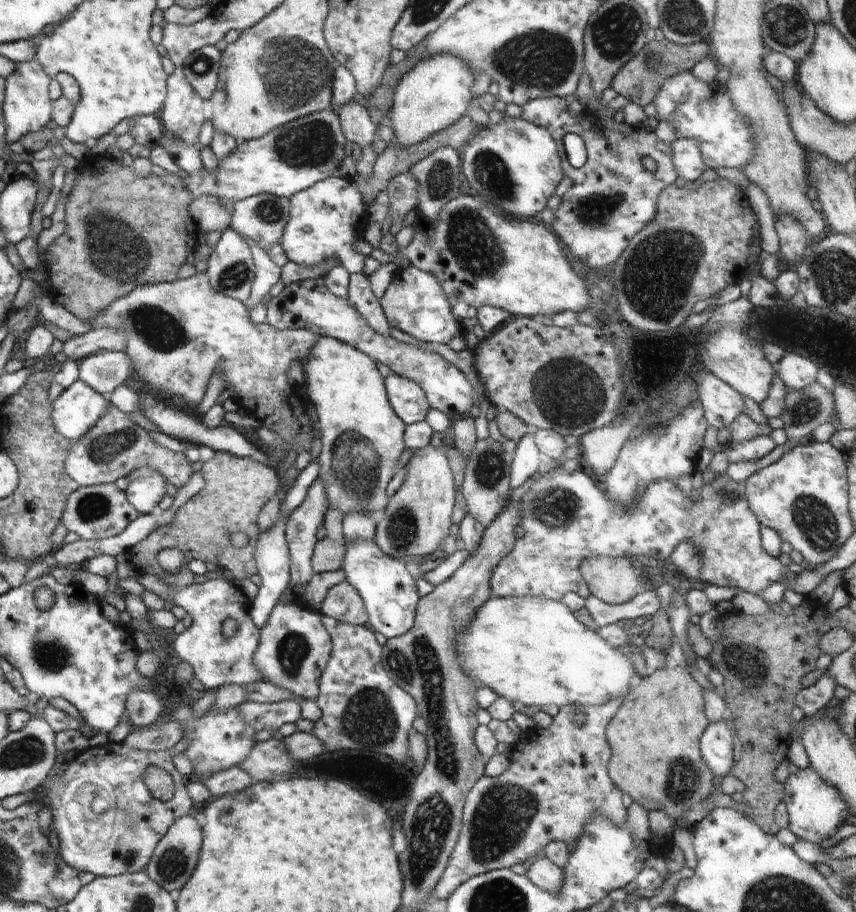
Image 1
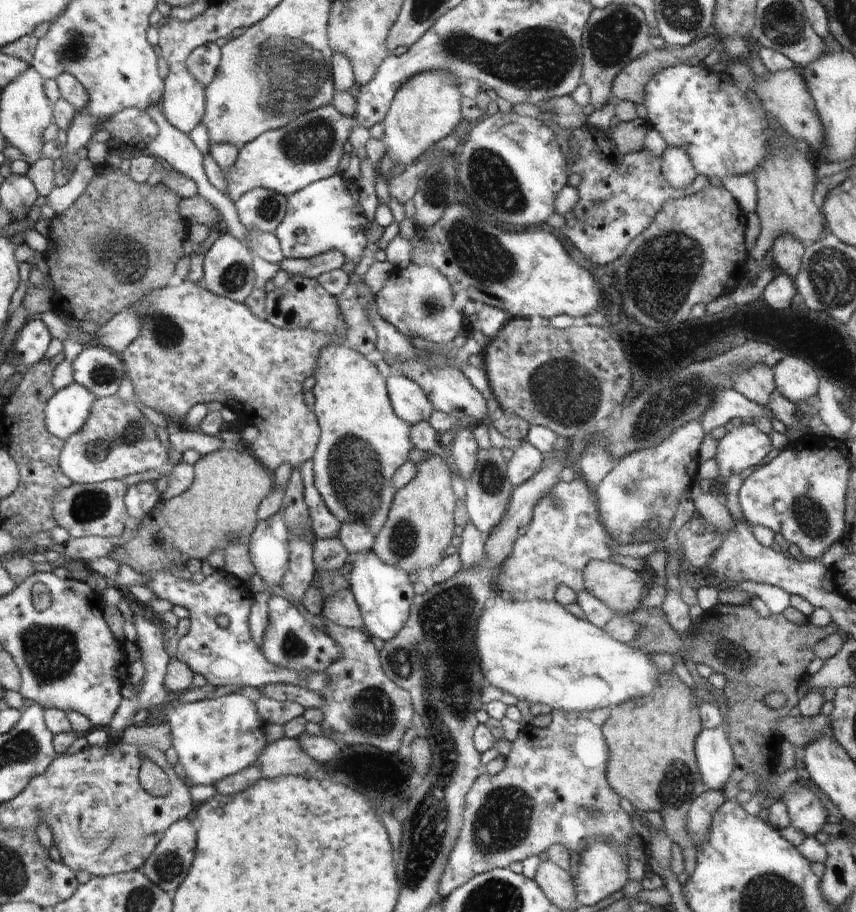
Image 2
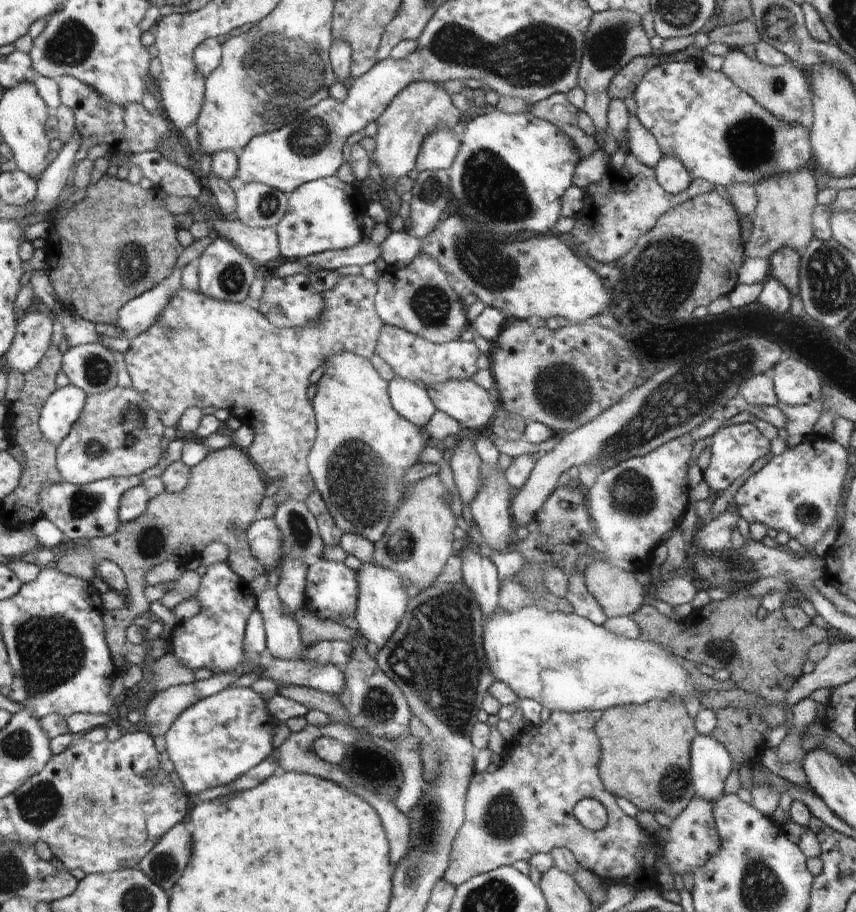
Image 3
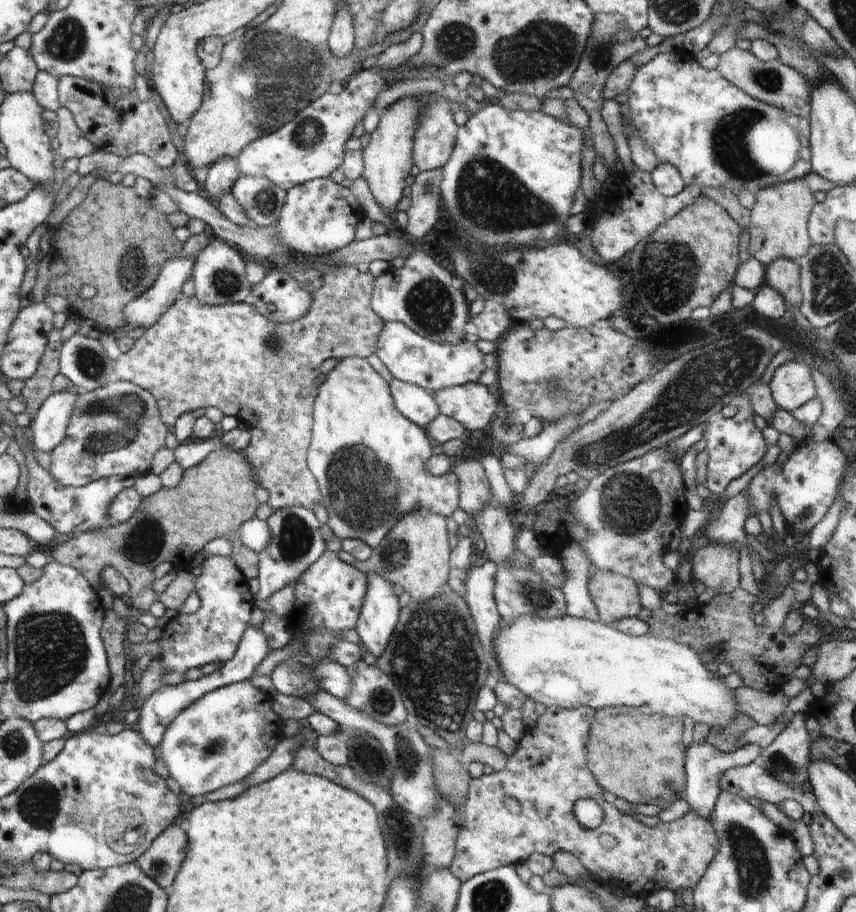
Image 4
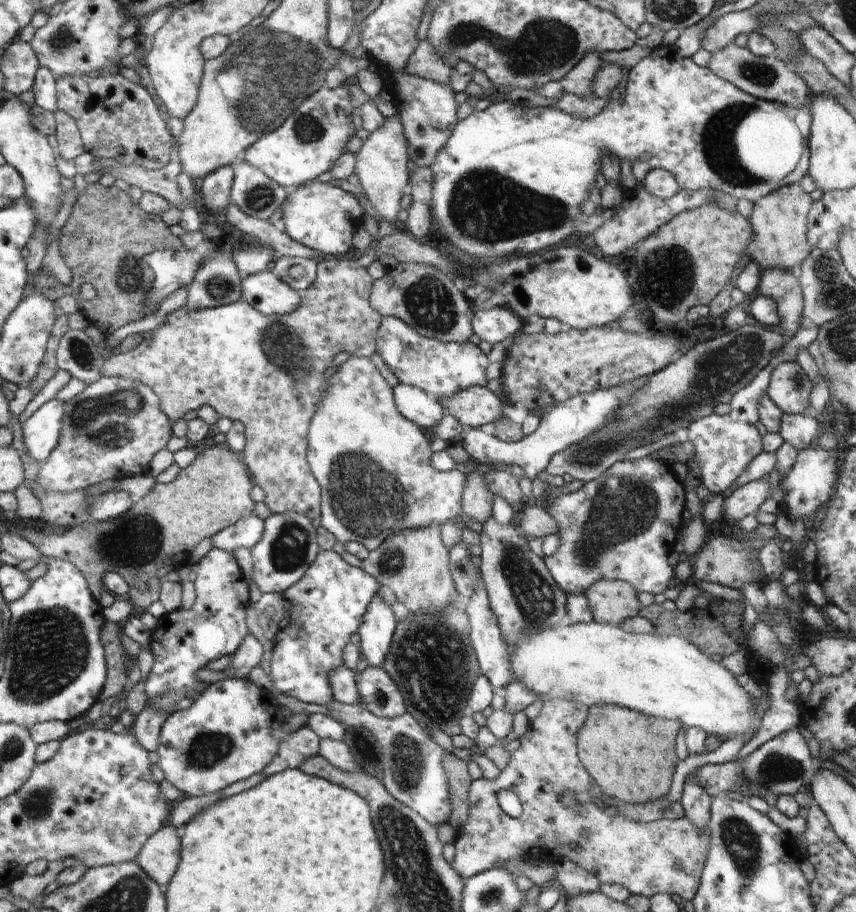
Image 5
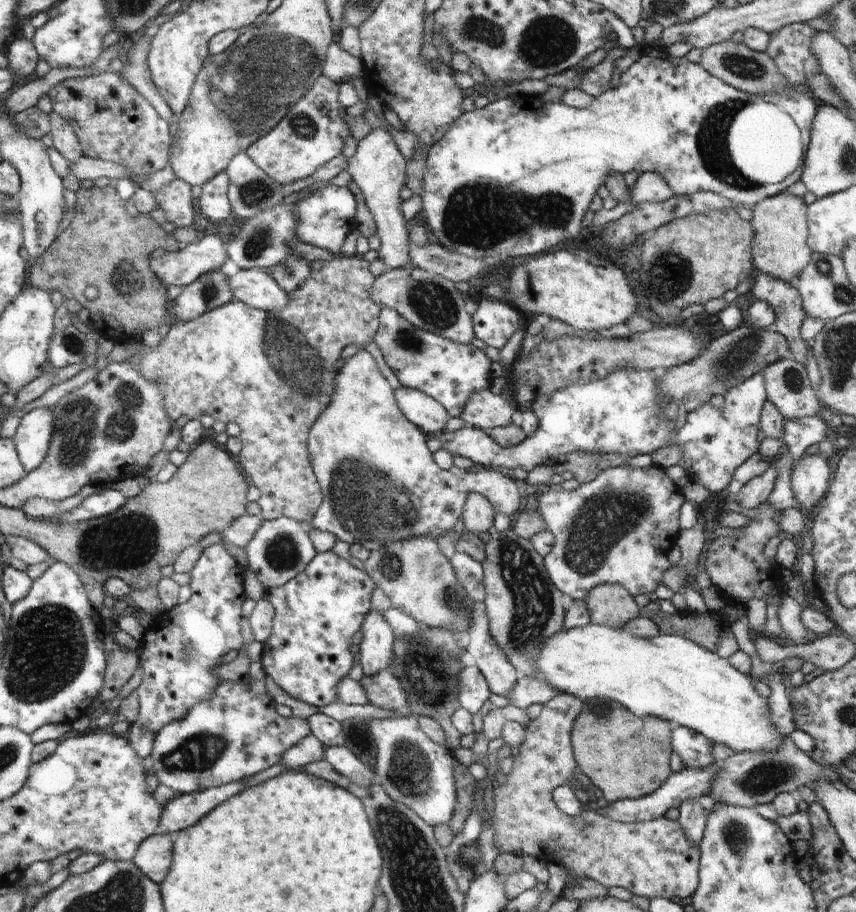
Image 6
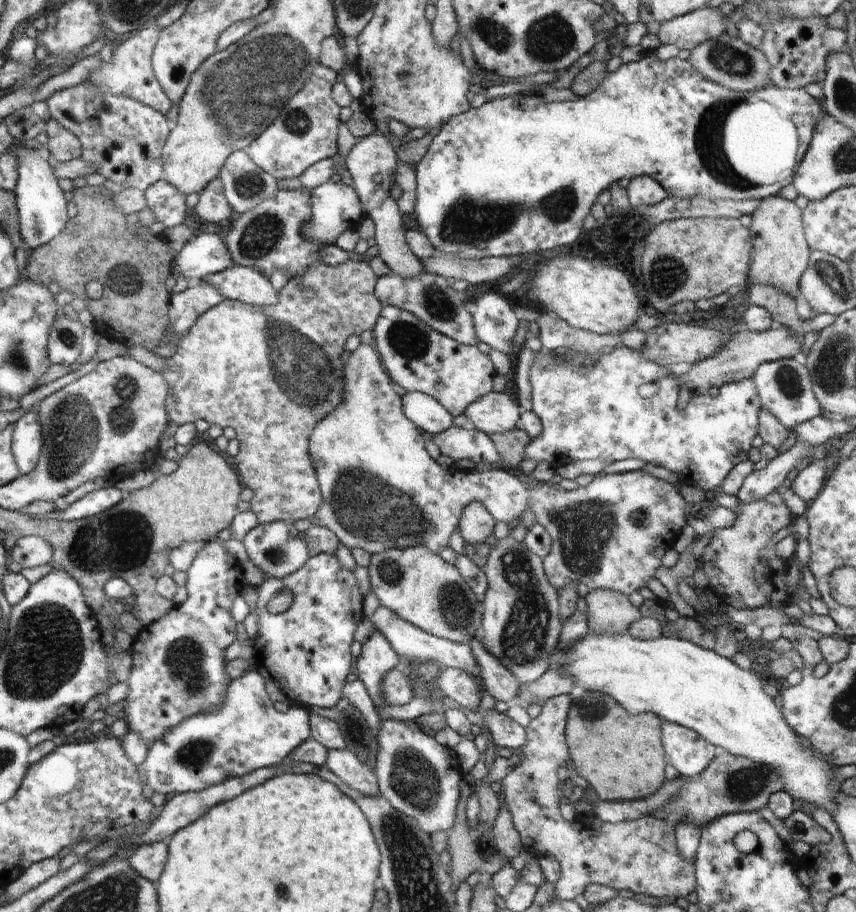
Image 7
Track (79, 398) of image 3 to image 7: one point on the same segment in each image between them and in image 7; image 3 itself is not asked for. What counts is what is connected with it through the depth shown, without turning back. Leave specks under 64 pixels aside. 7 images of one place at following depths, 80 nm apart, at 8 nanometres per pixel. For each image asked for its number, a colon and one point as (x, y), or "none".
4: (49, 426)
5: (41, 432)
6: (33, 435)
7: (27, 444)

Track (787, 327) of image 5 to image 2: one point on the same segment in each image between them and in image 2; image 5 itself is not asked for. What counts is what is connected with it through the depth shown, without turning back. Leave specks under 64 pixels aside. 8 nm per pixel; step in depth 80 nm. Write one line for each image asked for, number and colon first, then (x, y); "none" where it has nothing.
2: (787, 252)
3: (784, 264)
4: (782, 274)

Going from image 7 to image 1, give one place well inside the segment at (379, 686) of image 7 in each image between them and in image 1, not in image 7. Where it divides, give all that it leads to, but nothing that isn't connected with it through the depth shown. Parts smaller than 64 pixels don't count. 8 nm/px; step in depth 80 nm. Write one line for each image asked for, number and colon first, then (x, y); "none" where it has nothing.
1: (388, 591)
2: (383, 593)
3: (382, 598)
4: (380, 612)
5: (376, 631)
6: (375, 653)

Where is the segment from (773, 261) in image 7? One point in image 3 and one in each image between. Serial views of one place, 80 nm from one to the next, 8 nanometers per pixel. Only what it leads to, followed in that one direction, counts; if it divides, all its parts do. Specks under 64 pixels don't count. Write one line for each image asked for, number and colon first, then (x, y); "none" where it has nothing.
3: (785, 202)
4: (778, 226)
5: (779, 240)
6: (779, 222)

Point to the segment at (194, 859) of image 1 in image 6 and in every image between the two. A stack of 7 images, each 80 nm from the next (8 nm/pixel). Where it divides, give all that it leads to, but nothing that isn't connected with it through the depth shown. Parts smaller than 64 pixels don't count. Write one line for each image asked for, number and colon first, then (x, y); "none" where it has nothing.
2: (168, 866)
3: (165, 863)
4: (161, 862)
5: (160, 856)
6: (154, 857)

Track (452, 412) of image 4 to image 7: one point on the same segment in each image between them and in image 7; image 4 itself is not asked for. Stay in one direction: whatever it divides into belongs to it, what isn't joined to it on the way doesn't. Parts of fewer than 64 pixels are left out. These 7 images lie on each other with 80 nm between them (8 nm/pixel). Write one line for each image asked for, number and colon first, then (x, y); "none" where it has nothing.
5: (473, 407)
6: (485, 410)
7: (495, 412)

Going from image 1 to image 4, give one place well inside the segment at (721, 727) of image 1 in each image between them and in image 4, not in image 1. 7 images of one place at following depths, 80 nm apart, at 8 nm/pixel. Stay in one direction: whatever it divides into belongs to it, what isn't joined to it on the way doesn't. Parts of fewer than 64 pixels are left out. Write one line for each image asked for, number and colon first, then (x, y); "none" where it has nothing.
2: (714, 758)
3: (711, 763)
4: (705, 764)

